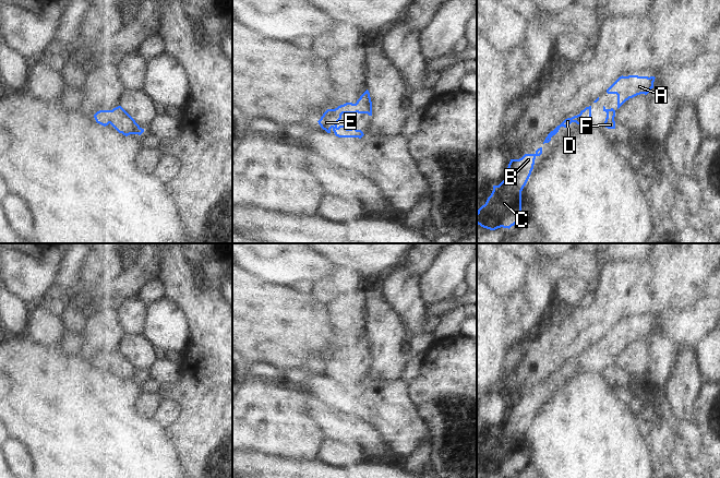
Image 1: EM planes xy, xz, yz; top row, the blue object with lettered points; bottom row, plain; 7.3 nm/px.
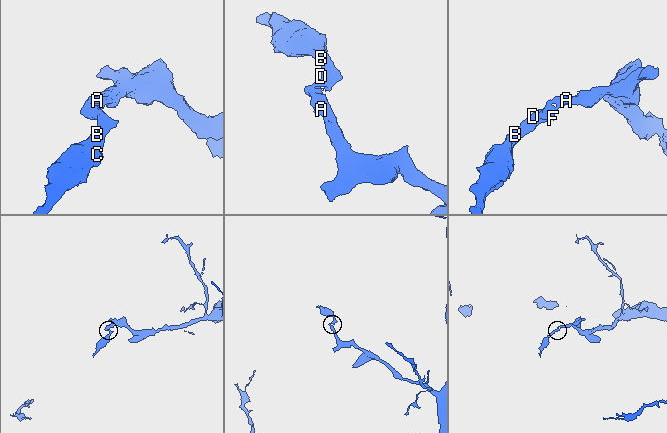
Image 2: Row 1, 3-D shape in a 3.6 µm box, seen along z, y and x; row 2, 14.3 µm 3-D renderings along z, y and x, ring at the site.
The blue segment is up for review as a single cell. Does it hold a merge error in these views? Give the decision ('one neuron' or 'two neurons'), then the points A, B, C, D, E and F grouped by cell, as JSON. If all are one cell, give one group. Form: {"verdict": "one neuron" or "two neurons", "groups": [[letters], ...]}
{"verdict": "one neuron", "groups": [["A", "B", "C", "D", "E", "F"]]}

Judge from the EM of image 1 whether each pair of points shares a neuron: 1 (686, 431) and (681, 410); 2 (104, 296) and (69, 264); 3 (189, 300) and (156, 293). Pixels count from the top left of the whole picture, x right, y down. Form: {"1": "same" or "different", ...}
{"1": "different", "2": "different", "3": "different"}

